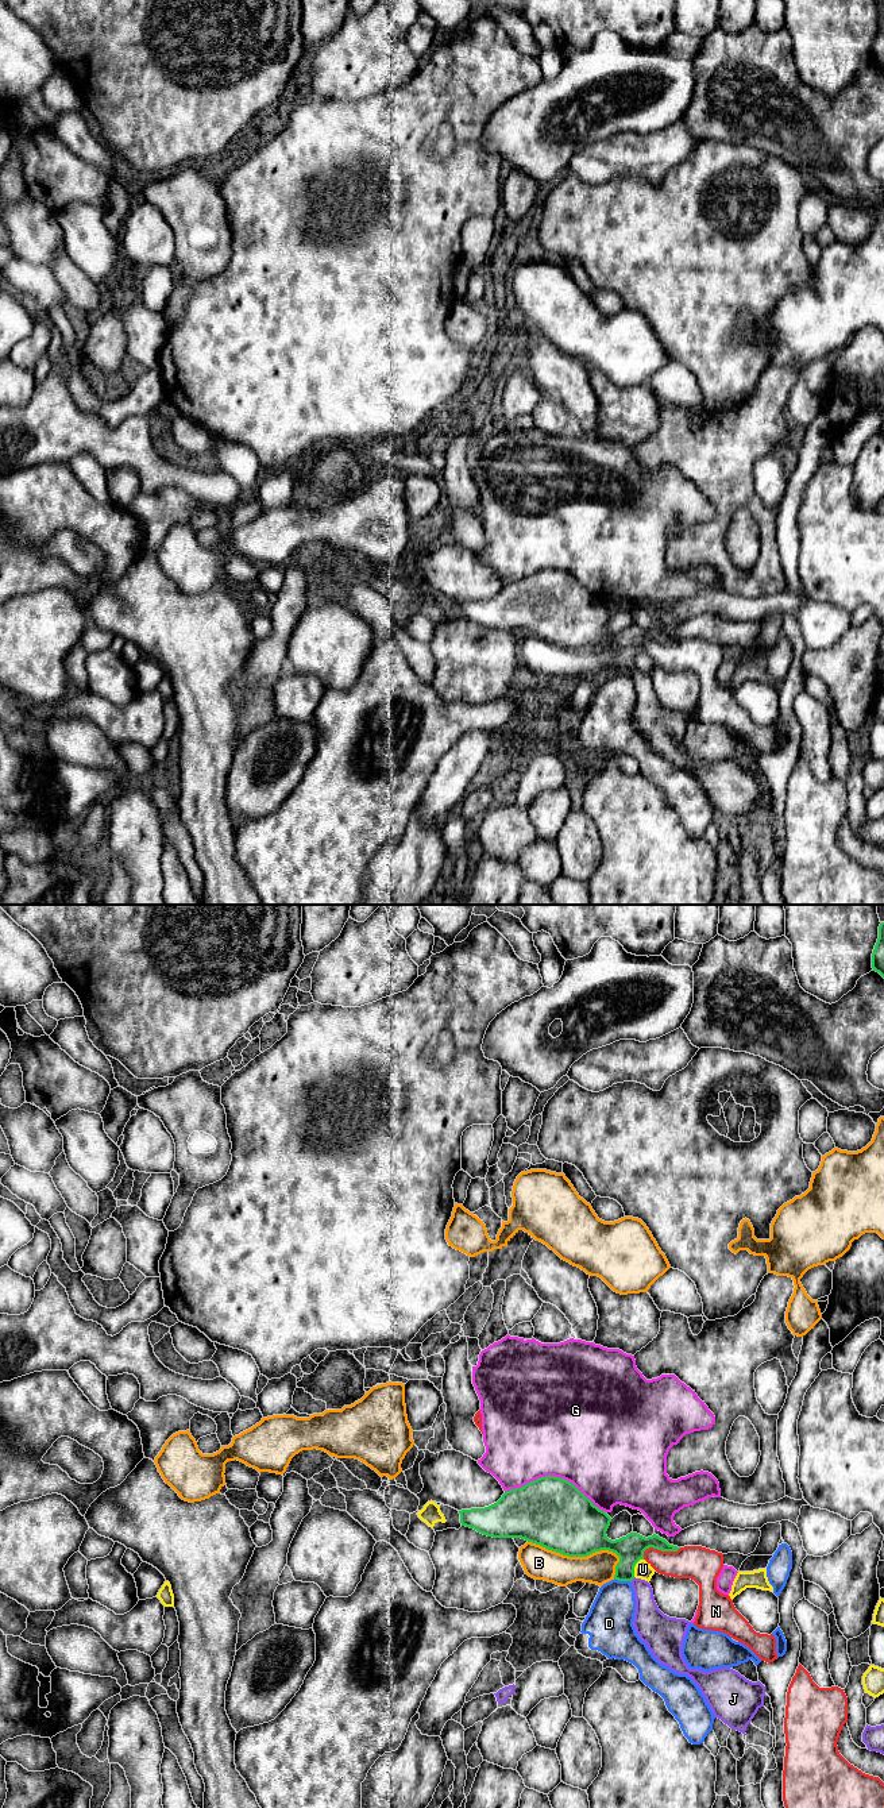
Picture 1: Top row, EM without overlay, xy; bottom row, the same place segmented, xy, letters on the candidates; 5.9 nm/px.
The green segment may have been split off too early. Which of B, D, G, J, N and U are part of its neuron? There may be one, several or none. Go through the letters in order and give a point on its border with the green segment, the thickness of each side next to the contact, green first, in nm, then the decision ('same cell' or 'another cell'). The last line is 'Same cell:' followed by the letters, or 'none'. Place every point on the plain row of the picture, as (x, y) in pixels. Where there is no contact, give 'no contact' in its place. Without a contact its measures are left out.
B: xy (575, 648) | 400/190 nm | another cell
D: xy (622, 673) | 160/280 nm | another cell
G: xy (554, 569) | 420/500 nm | another cell
J: xy (632, 671) | 160/160 nm | another cell
N: xy (659, 642) | 160/200 nm | another cell
U: xy (634, 658) | 160/100 nm | another cell
Same cell: none

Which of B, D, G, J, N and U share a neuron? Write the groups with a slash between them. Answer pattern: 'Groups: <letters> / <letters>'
Groups: B / D / G / J / N / U

